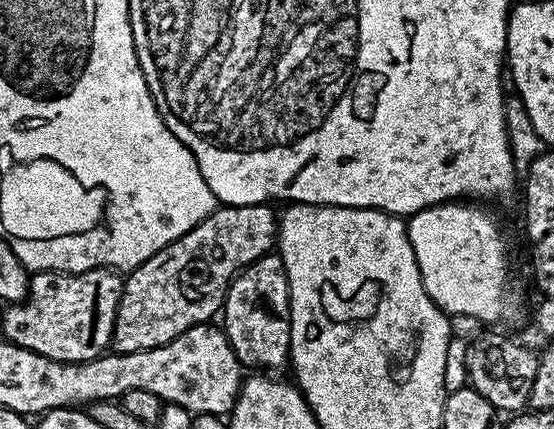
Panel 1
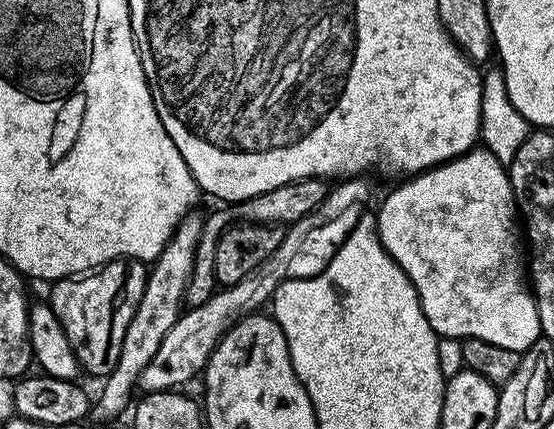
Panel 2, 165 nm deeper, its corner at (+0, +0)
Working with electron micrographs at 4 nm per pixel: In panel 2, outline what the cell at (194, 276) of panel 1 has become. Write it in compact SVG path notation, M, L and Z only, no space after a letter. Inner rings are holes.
M311 176L305 180L286 182L286 186L274 186L274 190L266 190L257 196L251 196L248 200L242 200L231 205L232 216L228 212L212 212L203 217L204 225L200 235L200 244L196 248L194 268L188 279L188 285L184 291L184 304L188 308L201 306L212 296L217 287L216 271L214 270L214 254L216 243L224 233L224 229L236 222L251 222L253 224L274 224L277 226L292 225L300 218L315 211L316 207L327 197L330 184L327 179Z

